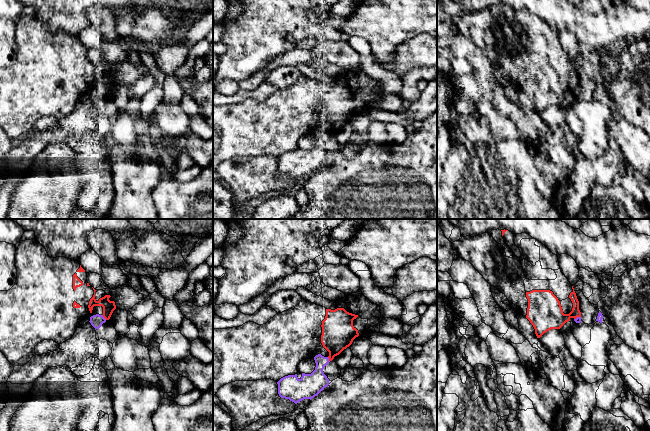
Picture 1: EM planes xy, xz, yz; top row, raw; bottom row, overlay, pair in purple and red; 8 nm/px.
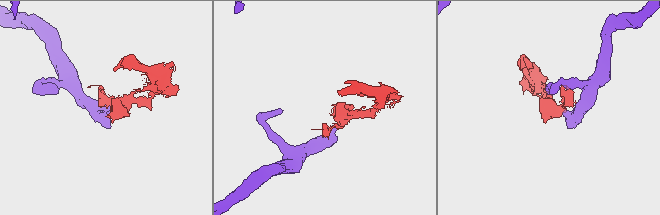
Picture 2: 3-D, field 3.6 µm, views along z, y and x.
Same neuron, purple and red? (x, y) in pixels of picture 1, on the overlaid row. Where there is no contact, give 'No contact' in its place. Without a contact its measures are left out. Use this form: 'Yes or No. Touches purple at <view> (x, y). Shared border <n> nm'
No. Touches purple at xy (103, 317). Shared border 50 nm

